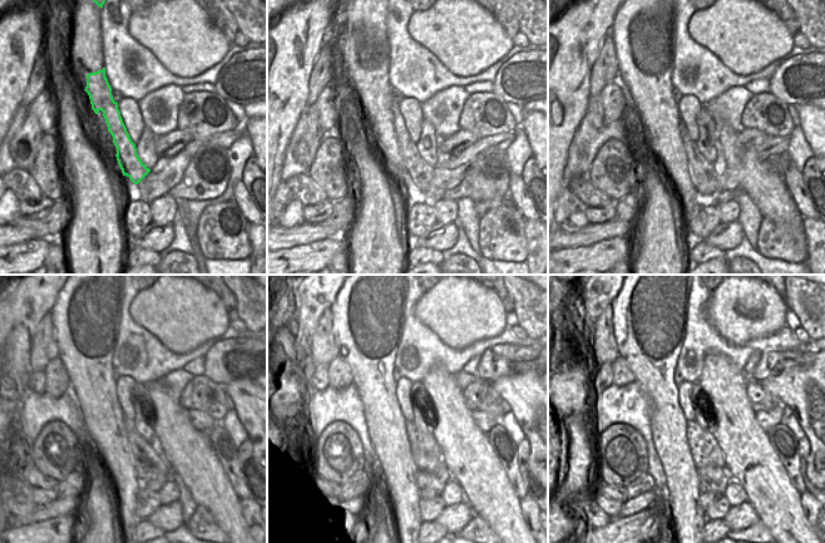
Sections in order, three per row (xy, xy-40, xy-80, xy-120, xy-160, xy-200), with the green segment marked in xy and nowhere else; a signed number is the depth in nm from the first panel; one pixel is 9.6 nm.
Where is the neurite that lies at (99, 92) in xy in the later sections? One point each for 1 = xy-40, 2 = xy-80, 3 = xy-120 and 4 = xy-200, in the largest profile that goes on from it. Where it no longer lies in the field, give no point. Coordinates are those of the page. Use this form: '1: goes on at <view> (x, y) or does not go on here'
1: goes on at xy-40 (420, 173)
2: goes on at xy-80 (705, 178)
3: goes on at xy-120 (149, 465)
4: goes on at xy-200 (714, 482)

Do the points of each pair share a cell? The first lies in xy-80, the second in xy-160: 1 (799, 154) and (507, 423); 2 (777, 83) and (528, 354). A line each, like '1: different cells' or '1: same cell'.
1: same cell
2: same cell

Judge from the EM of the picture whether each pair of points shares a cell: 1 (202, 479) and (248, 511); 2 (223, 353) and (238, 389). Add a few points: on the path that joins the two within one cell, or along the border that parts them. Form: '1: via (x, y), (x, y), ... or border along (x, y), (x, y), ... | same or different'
1: border along (240, 500), (240, 508), (247, 529) | different
2: border along (253, 379), (236, 379), (223, 385) | different

